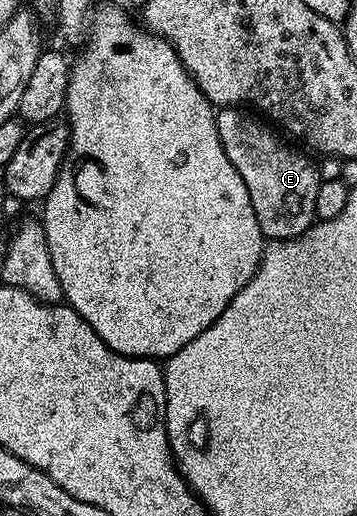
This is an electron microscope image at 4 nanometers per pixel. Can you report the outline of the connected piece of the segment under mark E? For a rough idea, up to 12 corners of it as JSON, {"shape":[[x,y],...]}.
{"shape":[[236,105],[216,111],[265,240],[316,219],[312,164]]}

